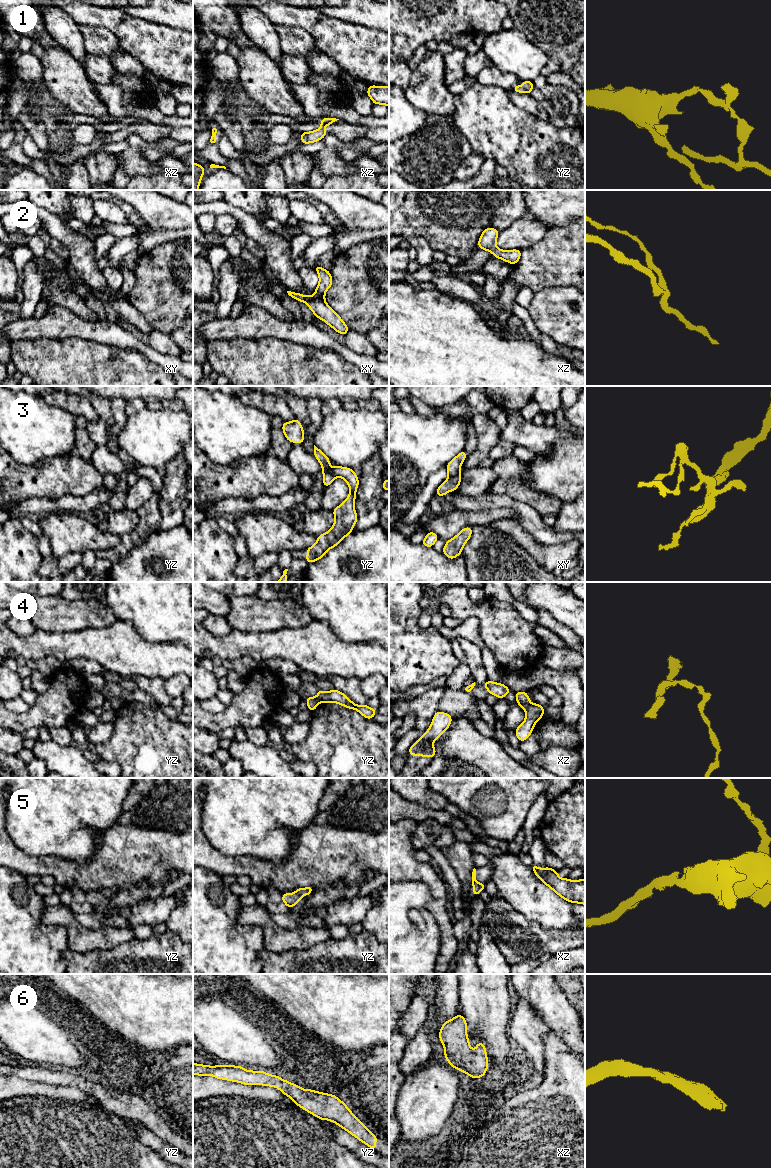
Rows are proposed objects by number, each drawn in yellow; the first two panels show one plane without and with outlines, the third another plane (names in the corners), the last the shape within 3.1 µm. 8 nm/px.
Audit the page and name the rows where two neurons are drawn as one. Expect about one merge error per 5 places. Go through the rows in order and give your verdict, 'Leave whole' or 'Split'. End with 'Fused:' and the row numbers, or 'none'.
1: Leave whole
2: Leave whole
3: Leave whole
4: Split
5: Leave whole
6: Leave whole
Fused: 4

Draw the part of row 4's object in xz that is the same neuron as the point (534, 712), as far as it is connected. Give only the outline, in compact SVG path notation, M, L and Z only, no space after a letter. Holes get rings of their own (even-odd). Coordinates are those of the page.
M532 703L525 708L525 720L515 730L520 742L525 741L531 735L535 724L543 717L543 714L544 707L536 703Z

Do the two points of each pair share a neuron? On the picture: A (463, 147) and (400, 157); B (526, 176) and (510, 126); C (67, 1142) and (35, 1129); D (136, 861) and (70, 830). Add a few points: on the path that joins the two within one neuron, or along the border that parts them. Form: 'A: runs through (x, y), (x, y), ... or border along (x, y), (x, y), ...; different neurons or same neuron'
A: runs through (448, 150), (436, 150), (429, 157), (416, 157); same neuron
B: runs through (526, 164), (526, 149), (515, 138); same neuron
C: runs through (59, 1142), (48, 1142), (43, 1137); same neuron
D: border along (112, 826), (95, 834), (96, 846); different neurons

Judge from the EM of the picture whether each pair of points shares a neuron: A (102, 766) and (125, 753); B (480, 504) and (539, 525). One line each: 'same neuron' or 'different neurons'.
A: different neurons
B: same neuron

